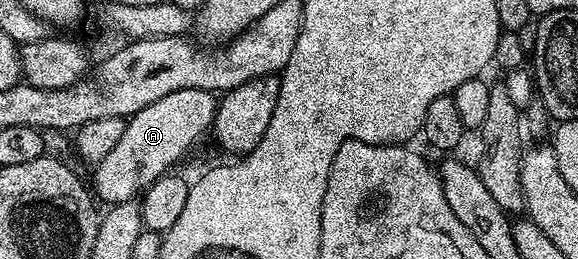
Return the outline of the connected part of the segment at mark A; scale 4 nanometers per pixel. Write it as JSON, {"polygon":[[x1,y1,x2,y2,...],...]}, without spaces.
{"polygon":[[194,88,193,90,173,90,173,94,165,94,165,98,157,98,157,102,149,102,149,106,145,106,139,112,135,113,134,116,127,120,127,129,125,134,121,134,120,141,117,142,117,146,113,146,113,150,109,150,109,154,105,154,105,158,99,164,94,165,93,172,95,172,95,188,93,184,93,192,100,201,104,200,104,205,110,206,113,204,120,204,121,202,129,202,135,200,149,185,156,180,161,178,203,135,208,135,209,129,214,125,215,122,215,110,217,107,217,96,214,92,206,92,200,88]]}

